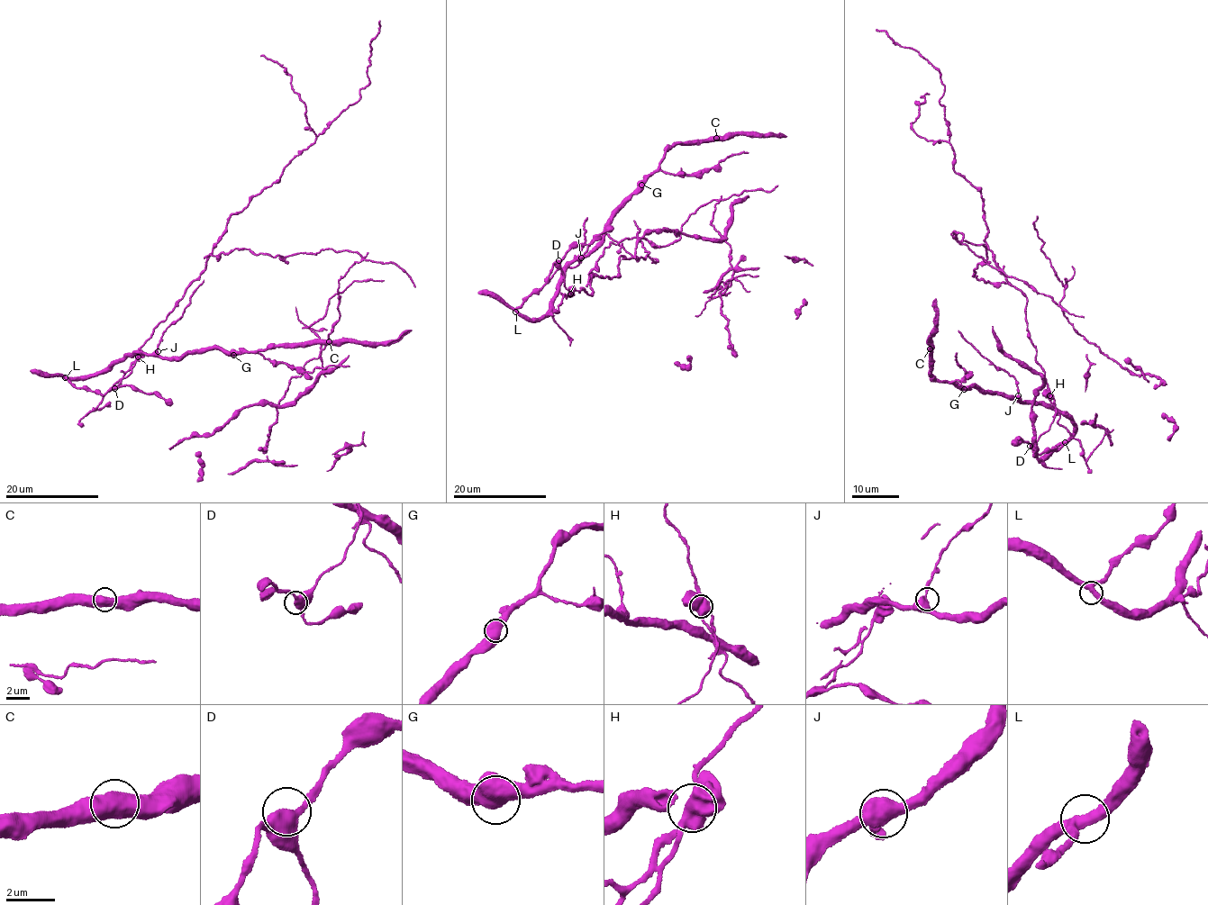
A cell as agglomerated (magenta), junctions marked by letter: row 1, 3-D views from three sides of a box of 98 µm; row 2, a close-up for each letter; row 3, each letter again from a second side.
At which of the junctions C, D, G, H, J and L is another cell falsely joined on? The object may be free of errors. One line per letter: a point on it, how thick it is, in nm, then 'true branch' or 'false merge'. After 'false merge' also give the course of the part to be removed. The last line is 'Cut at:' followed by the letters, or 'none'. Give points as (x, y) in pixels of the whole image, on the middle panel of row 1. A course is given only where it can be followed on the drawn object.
C: place (716, 138); calibre 600 nm; true branch
D: place (558, 260); calibre 500 nm; true branch
G: place (641, 185); calibre 550 nm; true branch
H: place (570, 294); calibre 600 nm; false merge; course (570, 293), (593, 294), (611, 243), (667, 246), (715, 199), (711, 225), (733, 272), (720, 294), (727, 346)
J: place (581, 257); calibre 550 nm; true branch
L: place (515, 312); calibre 360 nm; true branch
Cut at: H

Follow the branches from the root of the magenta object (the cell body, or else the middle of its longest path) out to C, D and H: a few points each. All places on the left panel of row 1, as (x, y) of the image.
C: (183, 297), (104, 395), (67, 378), (87, 378), (135, 350), (167, 358), (329, 341)
D: (183, 297), (139, 349), (139, 358), (131, 372), (114, 388)
H: (183, 297), (155, 328), (150, 338), (139, 349), (138, 357)

